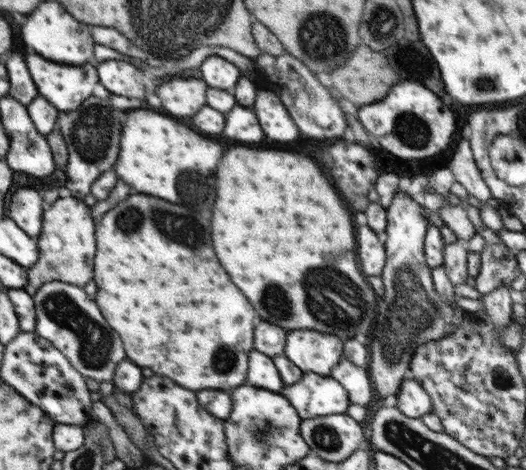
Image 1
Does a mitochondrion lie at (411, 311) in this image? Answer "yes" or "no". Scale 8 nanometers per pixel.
yes

